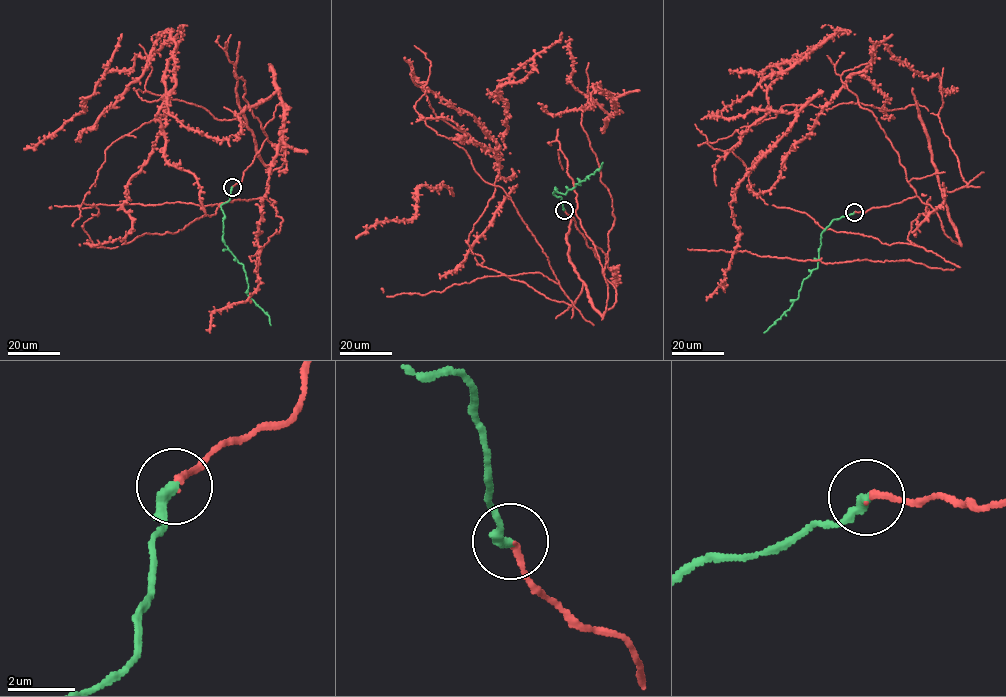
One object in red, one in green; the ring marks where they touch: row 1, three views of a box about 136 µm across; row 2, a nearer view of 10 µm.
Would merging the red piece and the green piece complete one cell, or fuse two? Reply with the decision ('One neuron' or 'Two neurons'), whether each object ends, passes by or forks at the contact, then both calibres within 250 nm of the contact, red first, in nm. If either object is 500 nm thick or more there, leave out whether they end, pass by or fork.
One neuron. At the ring red ends. At the ring green ends. Thickness 180 nm (red) against 300 nm

